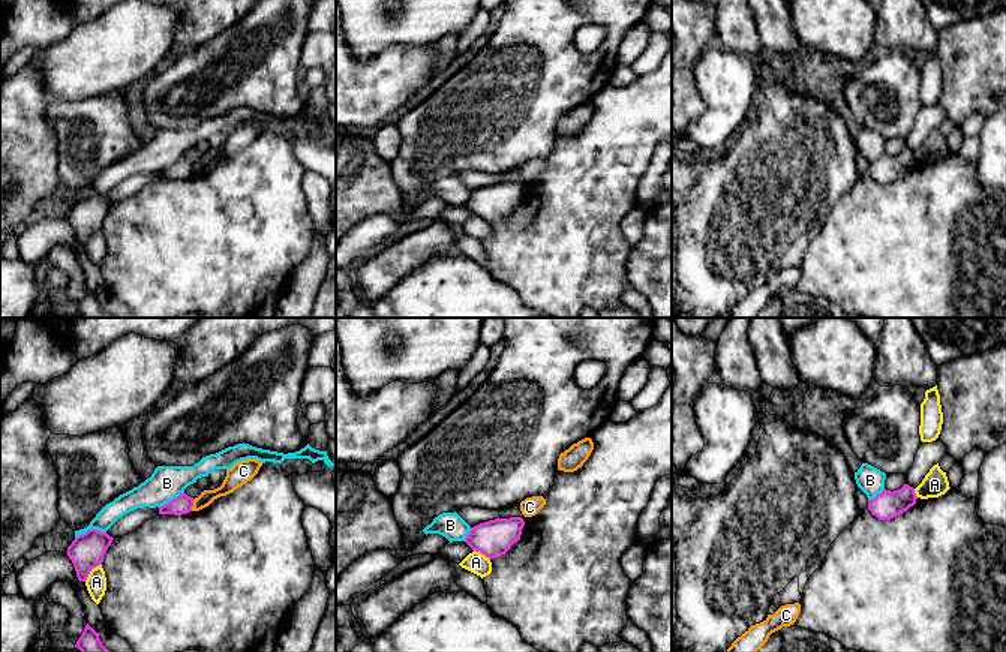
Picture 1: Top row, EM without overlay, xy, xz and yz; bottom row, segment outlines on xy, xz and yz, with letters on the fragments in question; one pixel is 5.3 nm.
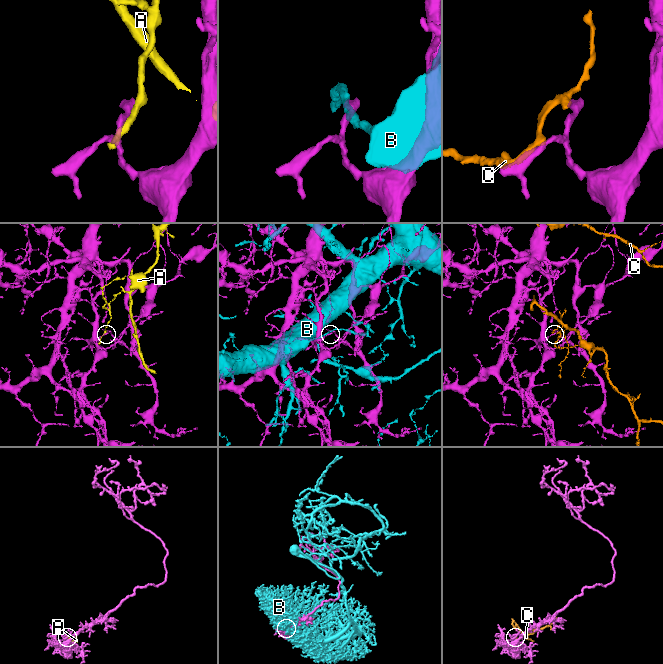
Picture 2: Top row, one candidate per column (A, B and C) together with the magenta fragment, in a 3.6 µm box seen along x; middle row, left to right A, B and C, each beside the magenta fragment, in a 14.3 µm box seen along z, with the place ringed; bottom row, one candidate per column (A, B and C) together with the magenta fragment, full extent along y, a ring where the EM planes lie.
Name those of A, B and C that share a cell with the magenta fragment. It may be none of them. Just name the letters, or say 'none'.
none

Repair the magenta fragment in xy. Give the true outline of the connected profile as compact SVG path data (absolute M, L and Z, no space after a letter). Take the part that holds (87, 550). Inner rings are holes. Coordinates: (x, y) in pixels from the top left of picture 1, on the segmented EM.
M88 529L72 541L66 553L75 567L79 582L85 582L90 571L102 565L112 540L106 532Z

